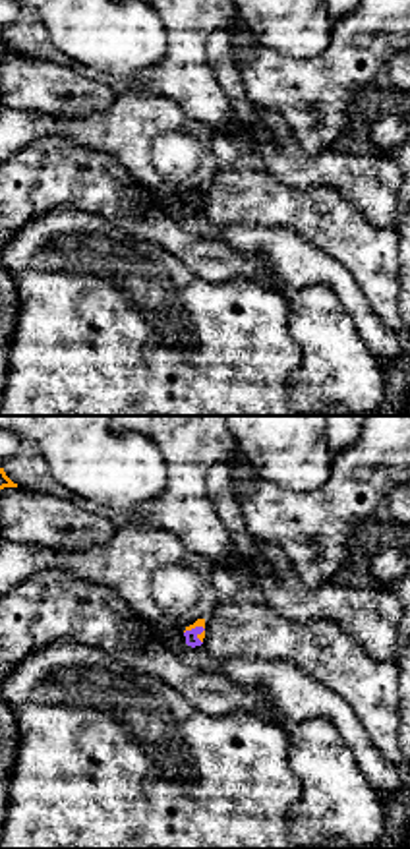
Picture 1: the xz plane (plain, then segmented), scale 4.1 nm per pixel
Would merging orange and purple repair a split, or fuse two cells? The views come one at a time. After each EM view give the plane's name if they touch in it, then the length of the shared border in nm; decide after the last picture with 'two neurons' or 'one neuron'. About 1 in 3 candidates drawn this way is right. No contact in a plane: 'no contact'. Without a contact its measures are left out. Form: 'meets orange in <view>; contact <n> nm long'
meets orange in xz; contact 90 nm long

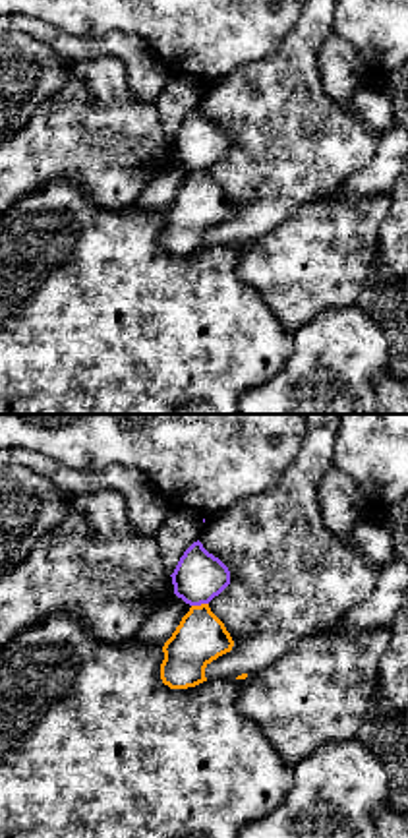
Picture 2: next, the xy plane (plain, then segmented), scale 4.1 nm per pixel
meets orange in xy; contact 70 nm long

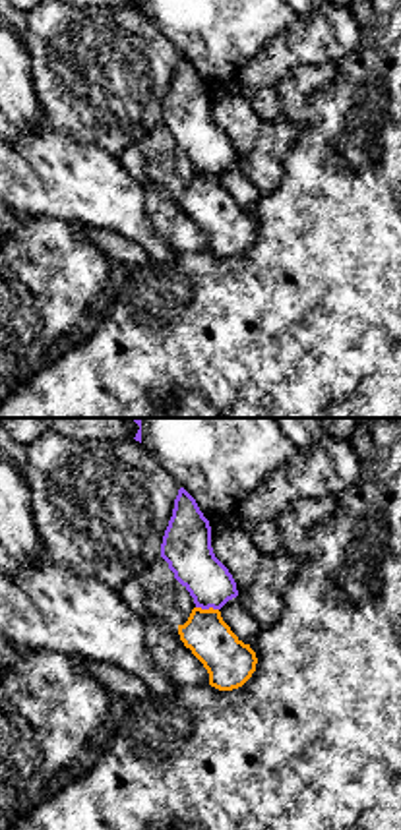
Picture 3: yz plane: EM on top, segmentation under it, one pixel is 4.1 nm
meets orange in yz; contact 100 nm long

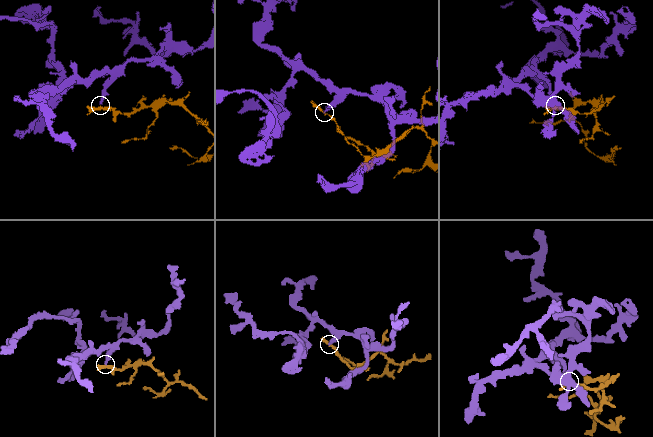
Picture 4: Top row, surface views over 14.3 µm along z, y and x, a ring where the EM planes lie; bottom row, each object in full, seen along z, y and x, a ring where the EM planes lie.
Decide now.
two neurons

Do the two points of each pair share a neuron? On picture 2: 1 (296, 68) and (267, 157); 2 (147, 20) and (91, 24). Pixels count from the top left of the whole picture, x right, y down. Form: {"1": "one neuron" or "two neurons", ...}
{"1": "one neuron", "2": "one neuron"}

